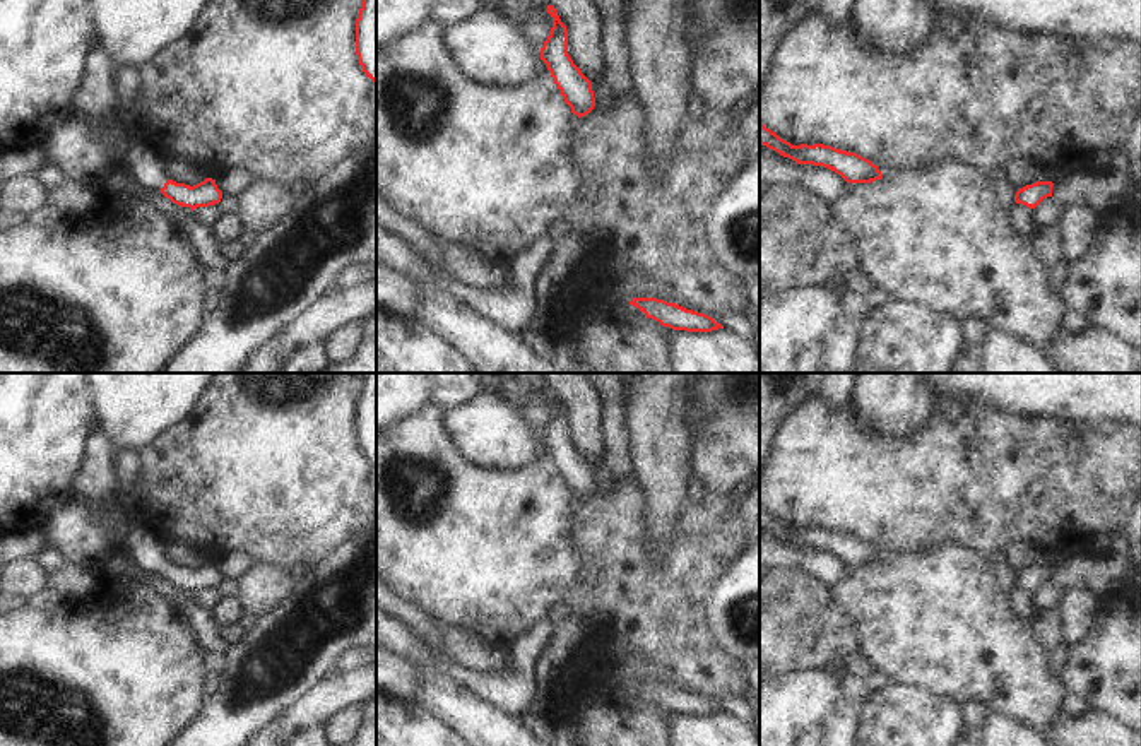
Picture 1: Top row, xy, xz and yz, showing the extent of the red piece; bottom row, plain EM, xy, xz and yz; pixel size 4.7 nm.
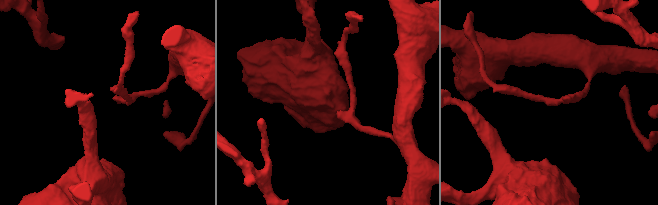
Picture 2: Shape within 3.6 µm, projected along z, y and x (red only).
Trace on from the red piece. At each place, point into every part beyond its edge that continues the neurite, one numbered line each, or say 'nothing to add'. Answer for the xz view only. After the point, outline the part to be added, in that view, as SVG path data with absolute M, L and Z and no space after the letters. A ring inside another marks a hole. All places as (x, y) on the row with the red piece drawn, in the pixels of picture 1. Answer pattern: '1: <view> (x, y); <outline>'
nothing to add

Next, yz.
nothing to add

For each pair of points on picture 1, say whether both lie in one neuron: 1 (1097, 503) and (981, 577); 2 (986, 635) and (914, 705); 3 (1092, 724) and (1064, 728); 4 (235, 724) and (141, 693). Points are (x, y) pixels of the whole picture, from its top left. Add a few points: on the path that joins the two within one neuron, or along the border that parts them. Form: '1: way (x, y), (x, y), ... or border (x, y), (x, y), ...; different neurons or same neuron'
1: border (955, 541), (991, 560); different neurons
2: border (892, 681), (929, 688), (962, 705); different neurons
3: way (1085, 728), (1071, 728); same neuron
4: border (207, 695), (201, 710), (183, 728); different neurons

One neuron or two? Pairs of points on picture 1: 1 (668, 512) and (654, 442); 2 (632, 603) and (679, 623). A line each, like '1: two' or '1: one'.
1: one
2: one

